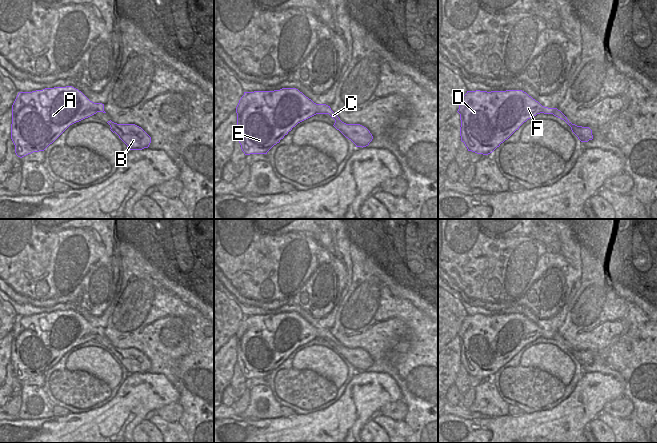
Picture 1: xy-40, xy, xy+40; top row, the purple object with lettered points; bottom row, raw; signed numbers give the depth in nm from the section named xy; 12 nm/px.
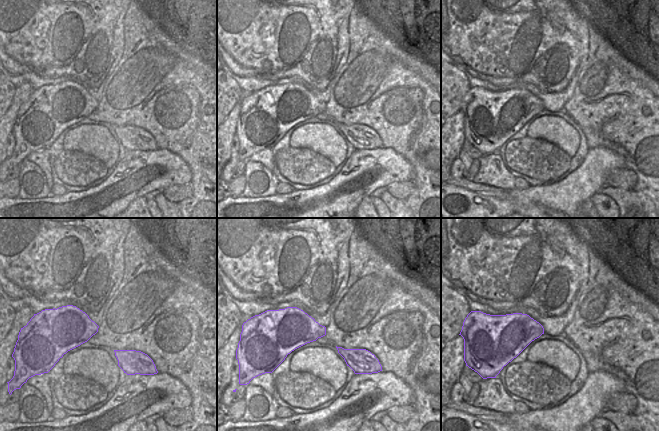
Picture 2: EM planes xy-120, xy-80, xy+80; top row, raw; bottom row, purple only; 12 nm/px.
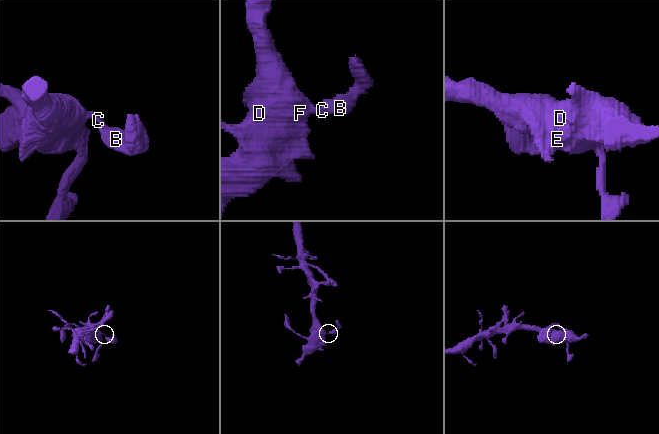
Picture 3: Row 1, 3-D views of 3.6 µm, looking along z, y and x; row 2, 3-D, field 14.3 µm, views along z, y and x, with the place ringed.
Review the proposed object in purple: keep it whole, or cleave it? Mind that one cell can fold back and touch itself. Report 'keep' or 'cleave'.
keep

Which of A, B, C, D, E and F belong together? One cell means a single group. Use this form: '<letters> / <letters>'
A B C D E F

